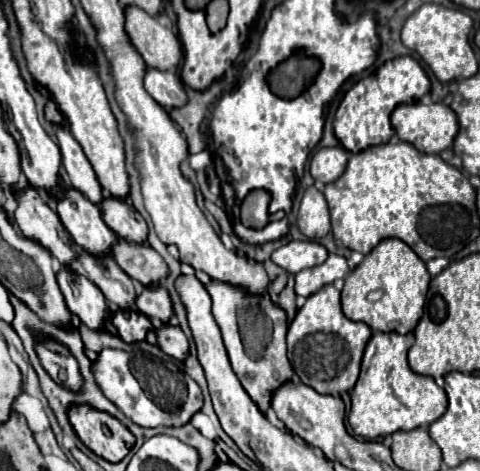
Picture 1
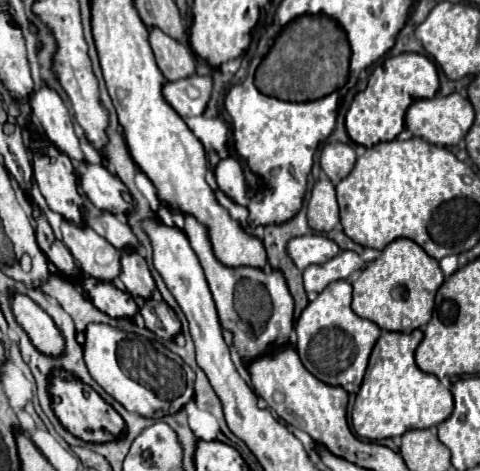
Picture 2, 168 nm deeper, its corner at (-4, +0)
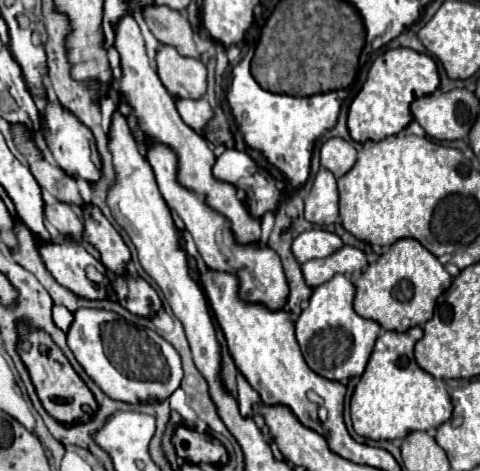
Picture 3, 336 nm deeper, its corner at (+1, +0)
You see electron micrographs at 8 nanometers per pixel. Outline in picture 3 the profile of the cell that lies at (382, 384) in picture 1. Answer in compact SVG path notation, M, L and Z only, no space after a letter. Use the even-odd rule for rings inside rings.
M421 327L405 332L383 331L379 335L367 369L361 375L351 399L351 421L357 435L373 441L403 439L413 431L439 427L451 417L453 403L445 382L423 371L413 357L413 345L421 337Z

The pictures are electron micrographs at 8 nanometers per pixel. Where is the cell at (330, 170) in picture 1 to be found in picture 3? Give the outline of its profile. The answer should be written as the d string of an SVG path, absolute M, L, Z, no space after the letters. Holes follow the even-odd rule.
M331 137L321 147L321 165L329 169L335 177L345 175L355 165L355 159L355 147L341 137Z

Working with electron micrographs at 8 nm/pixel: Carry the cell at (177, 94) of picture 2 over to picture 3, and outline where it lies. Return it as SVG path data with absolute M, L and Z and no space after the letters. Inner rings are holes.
M177 99L177 111L181 119L197 133L203 133L207 129L207 123L213 119L213 109L205 99Z

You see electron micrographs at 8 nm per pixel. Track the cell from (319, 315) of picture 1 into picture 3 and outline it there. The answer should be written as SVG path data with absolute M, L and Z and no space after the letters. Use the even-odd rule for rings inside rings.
M335 275L331 281L315 287L309 305L295 323L297 341L307 365L331 381L347 383L351 377L361 377L381 331L379 323L355 313L353 297L353 281L347 275Z

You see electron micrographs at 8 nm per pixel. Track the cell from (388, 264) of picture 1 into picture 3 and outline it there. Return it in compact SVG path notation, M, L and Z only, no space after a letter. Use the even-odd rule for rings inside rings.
M399 239L375 263L371 263L355 287L355 311L371 321L377 321L389 331L407 331L409 327L423 325L433 317L437 297L451 285L451 275L439 259L427 251L417 239Z

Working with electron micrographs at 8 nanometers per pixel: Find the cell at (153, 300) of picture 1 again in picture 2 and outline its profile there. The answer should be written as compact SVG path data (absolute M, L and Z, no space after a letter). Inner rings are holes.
M122 253L122 273L120 281L124 283L126 291L134 297L152 299L152 293L156 291L156 283L152 279L152 273L148 269L146 259L138 253Z

